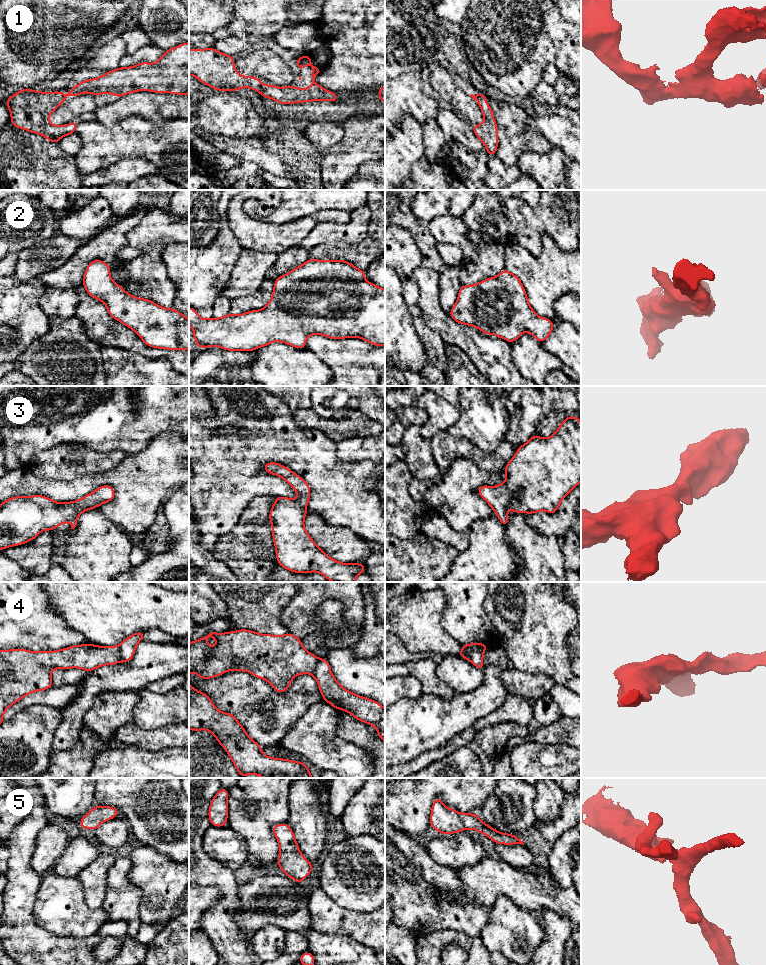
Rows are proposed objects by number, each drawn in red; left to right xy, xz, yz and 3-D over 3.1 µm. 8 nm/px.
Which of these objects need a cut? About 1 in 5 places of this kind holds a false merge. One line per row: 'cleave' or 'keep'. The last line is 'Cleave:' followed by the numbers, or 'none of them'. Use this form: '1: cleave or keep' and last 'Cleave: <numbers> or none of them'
1: keep
2: keep
3: keep
4: cleave
5: keep
Cleave: 4

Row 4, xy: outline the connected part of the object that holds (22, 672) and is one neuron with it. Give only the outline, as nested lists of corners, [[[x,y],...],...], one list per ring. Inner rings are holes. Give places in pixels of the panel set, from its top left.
[[[91,643],[74,645],[56,651],[34,652],[27,649],[0,650],[0,725],[4,722],[4,712],[24,696],[36,691],[44,691],[53,686],[53,669],[79,668],[90,672],[104,665],[119,662],[118,646],[97,646]]]

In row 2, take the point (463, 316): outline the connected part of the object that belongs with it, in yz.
[[[503,269],[496,277],[486,278],[477,284],[461,285],[457,301],[449,315],[457,323],[476,327],[481,332],[496,335],[510,344],[523,332],[529,332],[542,344],[555,326],[551,320],[535,313],[521,281],[507,269]]]

